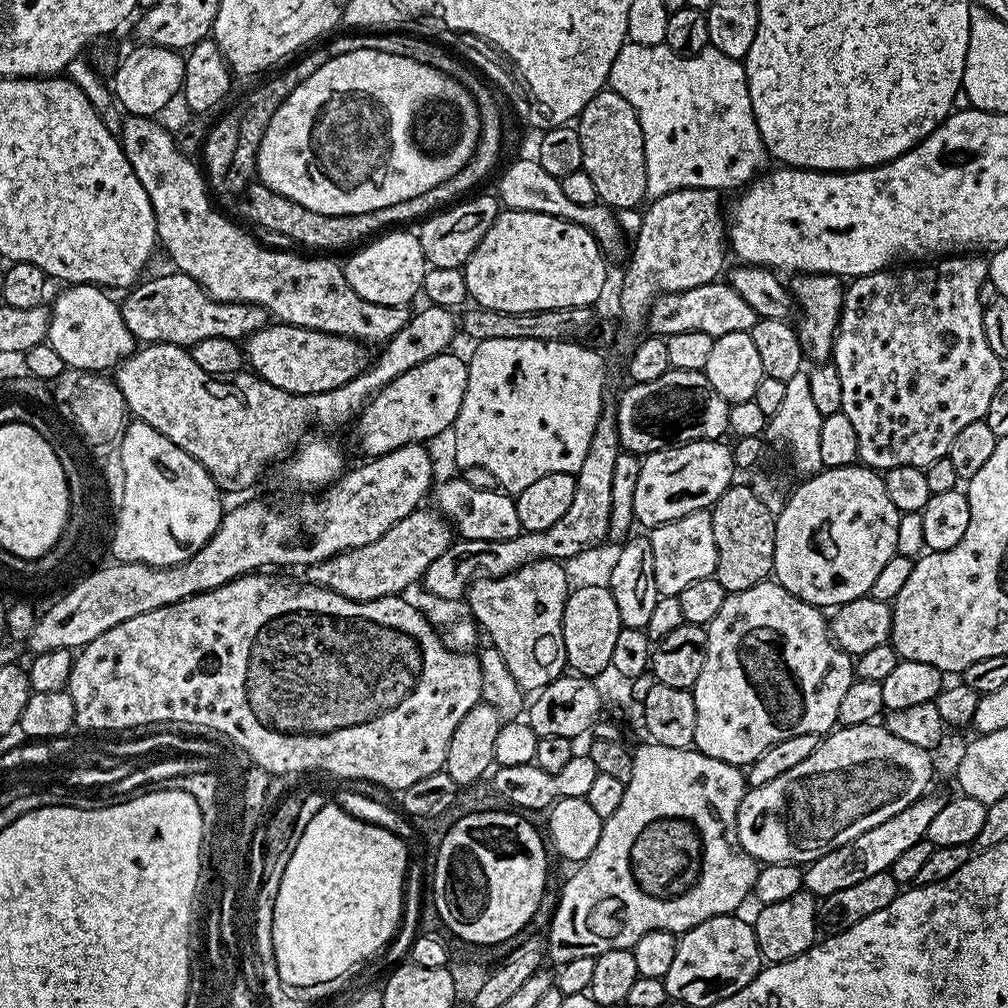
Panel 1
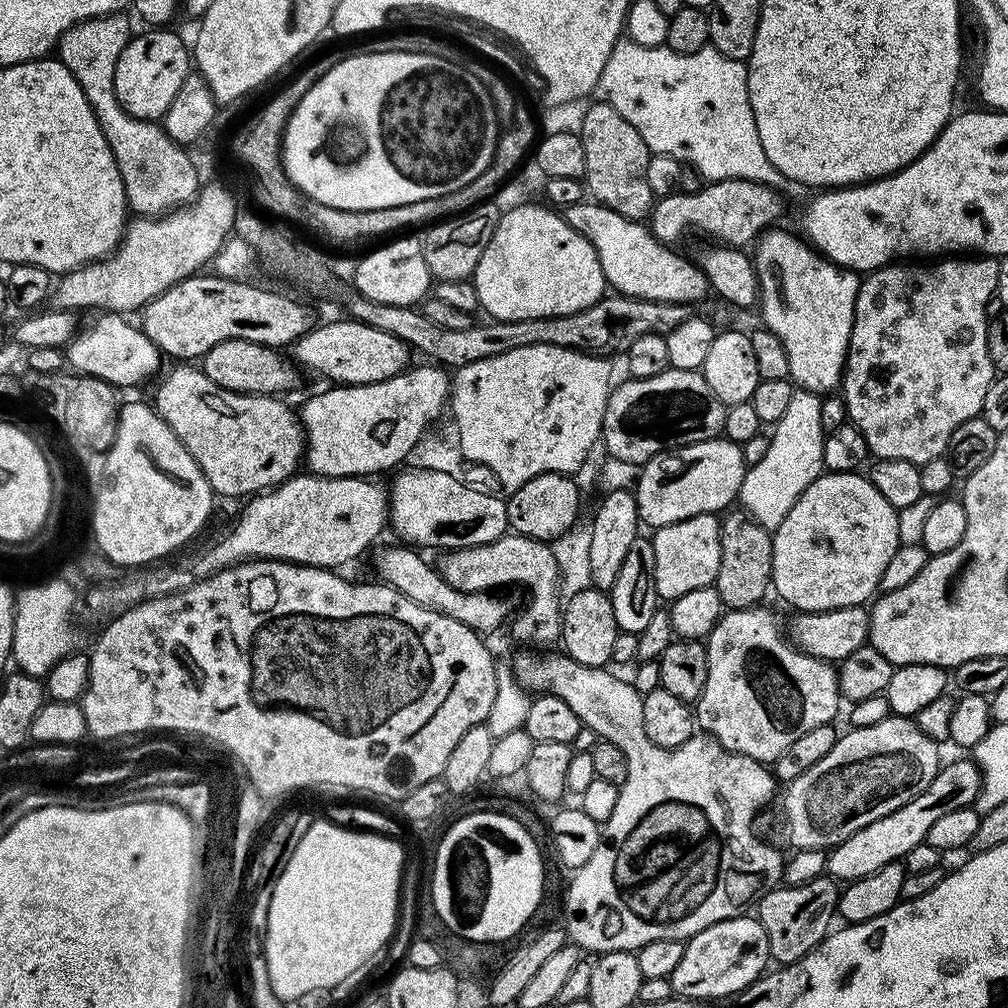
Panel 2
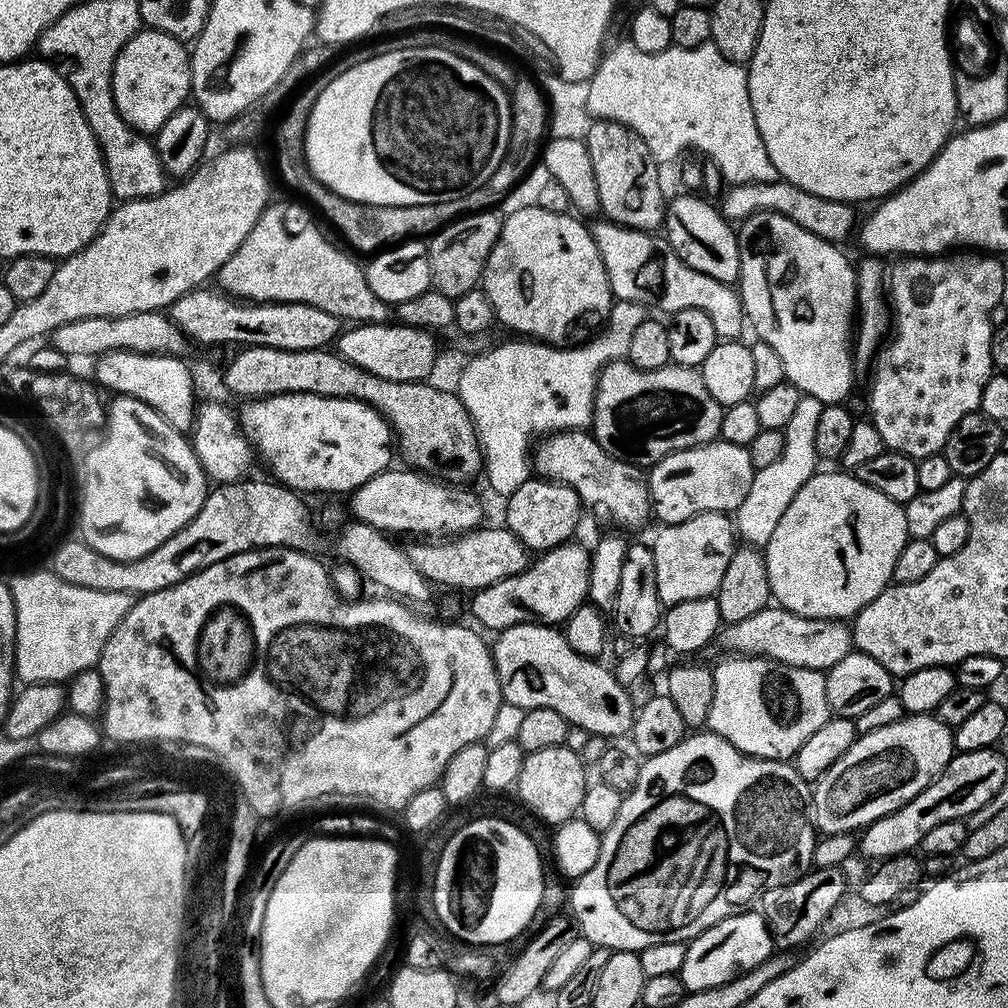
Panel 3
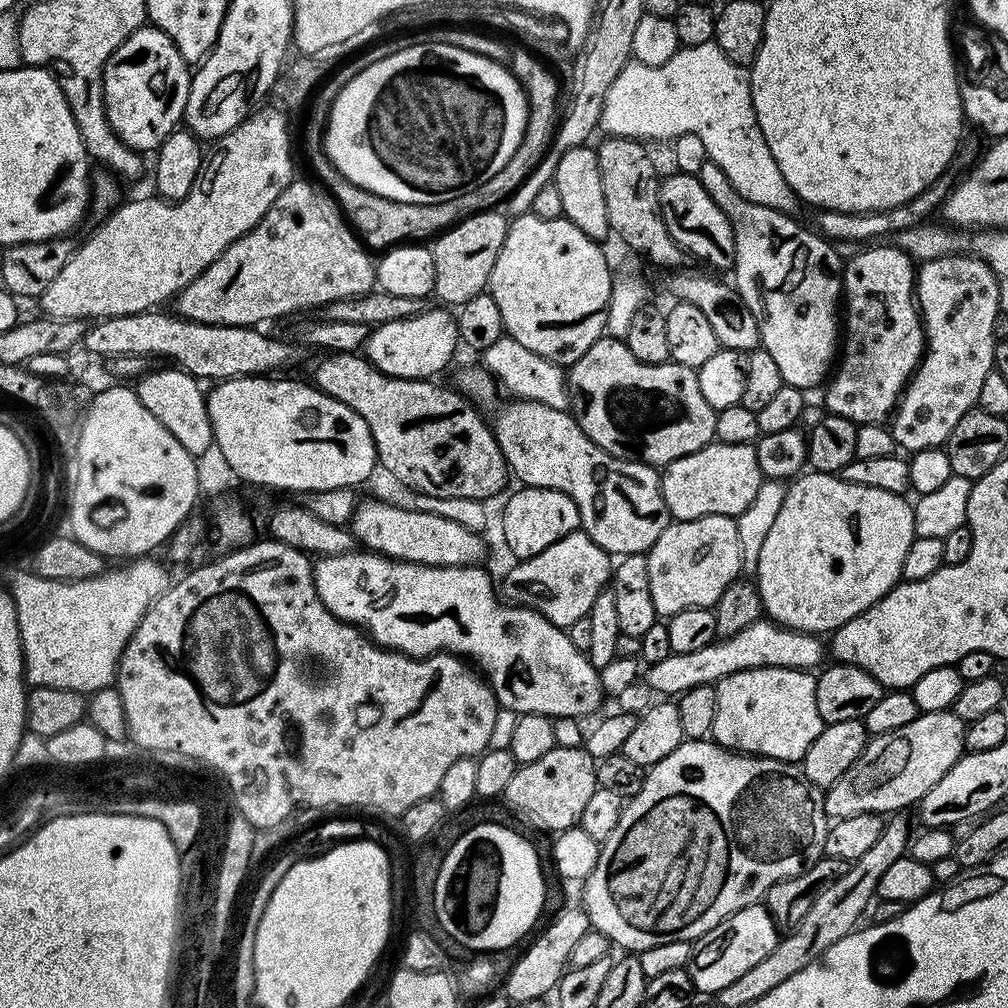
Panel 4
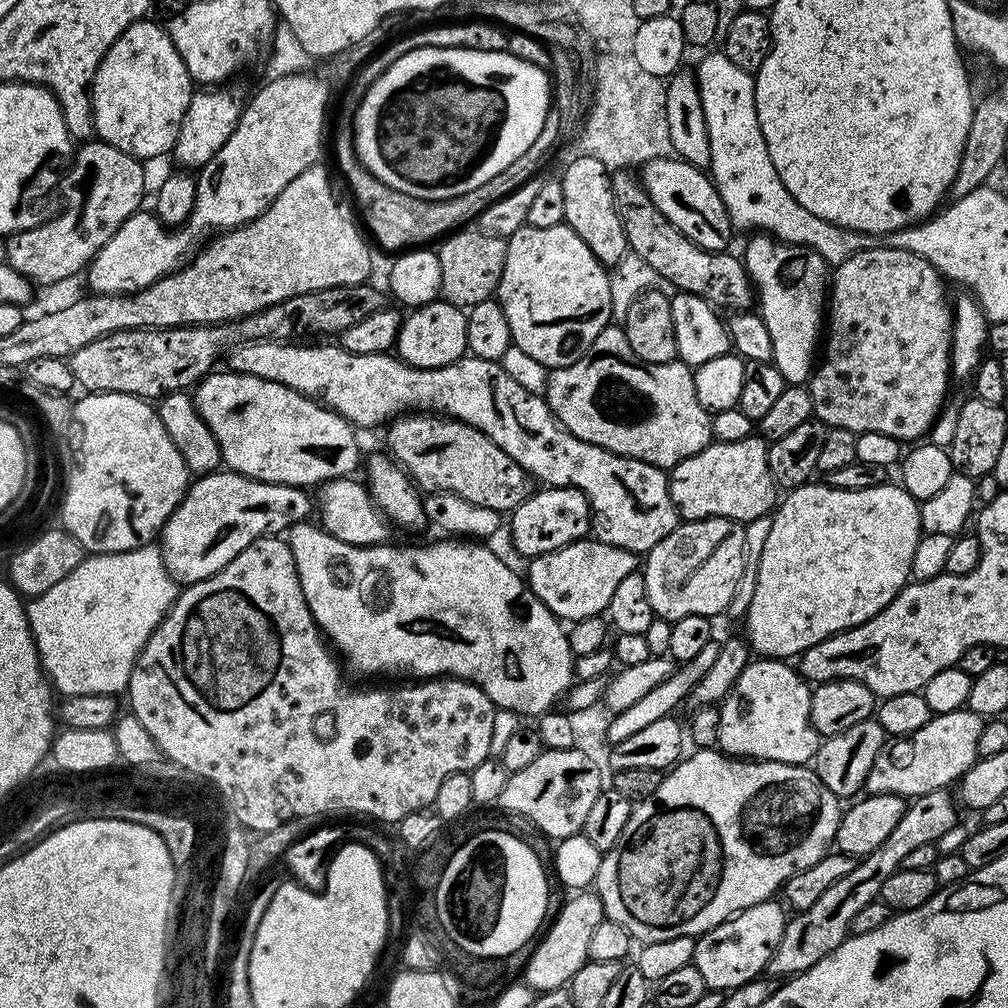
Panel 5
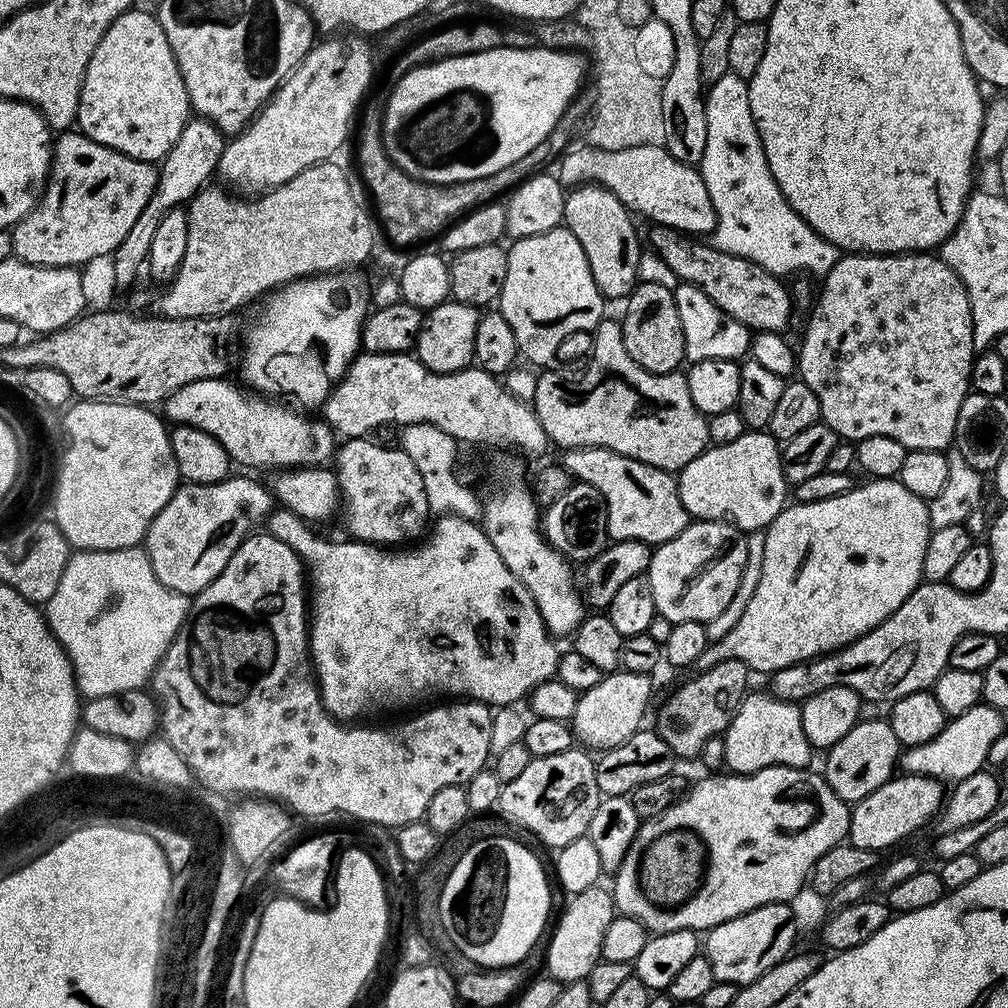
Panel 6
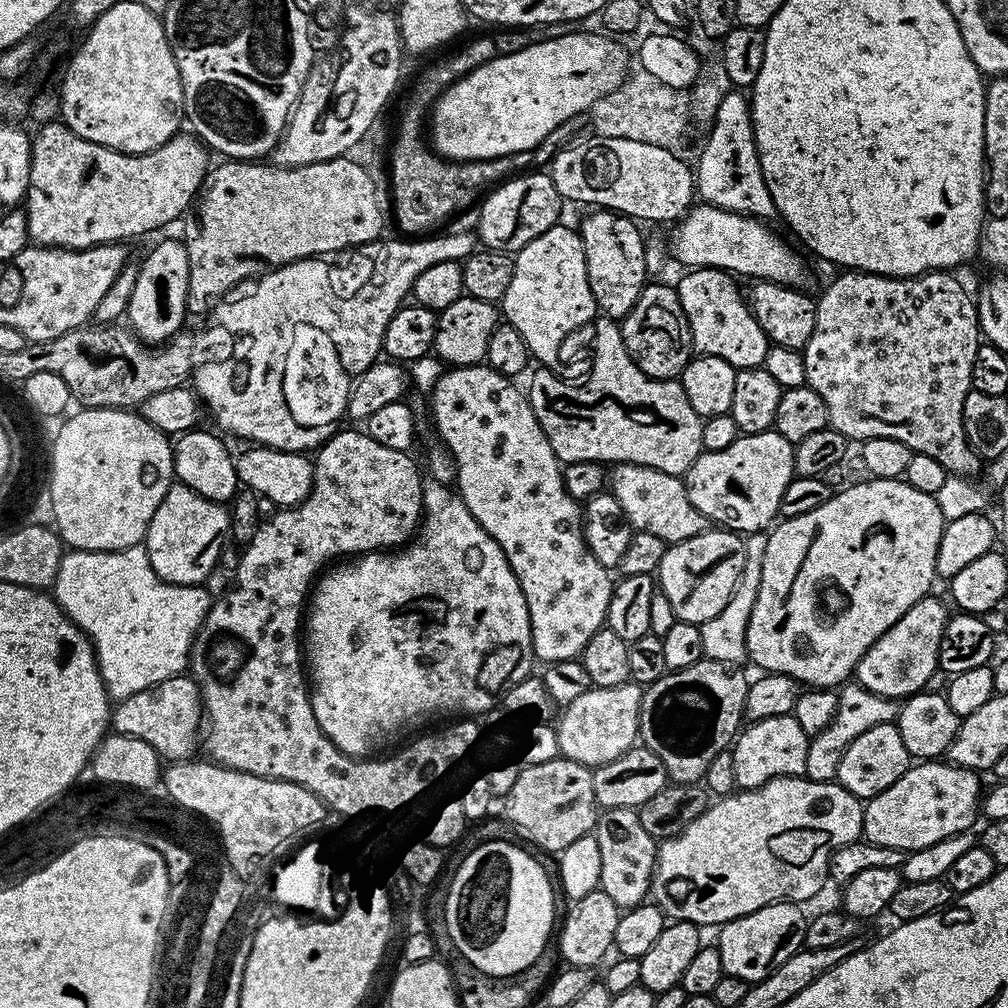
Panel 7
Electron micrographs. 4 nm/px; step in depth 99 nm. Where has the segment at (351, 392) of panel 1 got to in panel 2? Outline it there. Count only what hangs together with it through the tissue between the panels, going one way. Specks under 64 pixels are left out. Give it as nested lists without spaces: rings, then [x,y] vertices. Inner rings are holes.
[[[188,362],[172,367],[176,368],[159,377],[154,399],[156,413],[198,462],[217,497],[251,498],[297,475],[296,467],[301,467],[306,456],[306,433],[297,409],[284,401],[287,399],[226,390]]]

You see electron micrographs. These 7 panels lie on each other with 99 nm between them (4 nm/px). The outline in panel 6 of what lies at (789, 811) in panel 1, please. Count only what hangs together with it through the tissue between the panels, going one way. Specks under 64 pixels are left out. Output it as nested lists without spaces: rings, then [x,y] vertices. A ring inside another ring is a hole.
[[[983,702],[975,704],[966,714],[951,717],[930,742],[922,746],[904,748],[898,761],[905,773],[913,776],[933,776],[941,782],[955,782],[970,778],[970,774],[981,771],[988,764],[990,746],[1006,732],[1001,709],[992,708]]]

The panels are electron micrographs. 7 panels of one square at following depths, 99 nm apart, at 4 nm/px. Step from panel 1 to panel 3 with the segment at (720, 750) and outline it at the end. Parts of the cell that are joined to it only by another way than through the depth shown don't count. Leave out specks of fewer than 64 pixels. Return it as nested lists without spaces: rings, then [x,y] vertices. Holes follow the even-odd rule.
[[[729,655],[712,668],[714,700],[707,727],[745,756],[791,761],[796,751],[829,720],[824,672],[786,666],[765,656]]]

